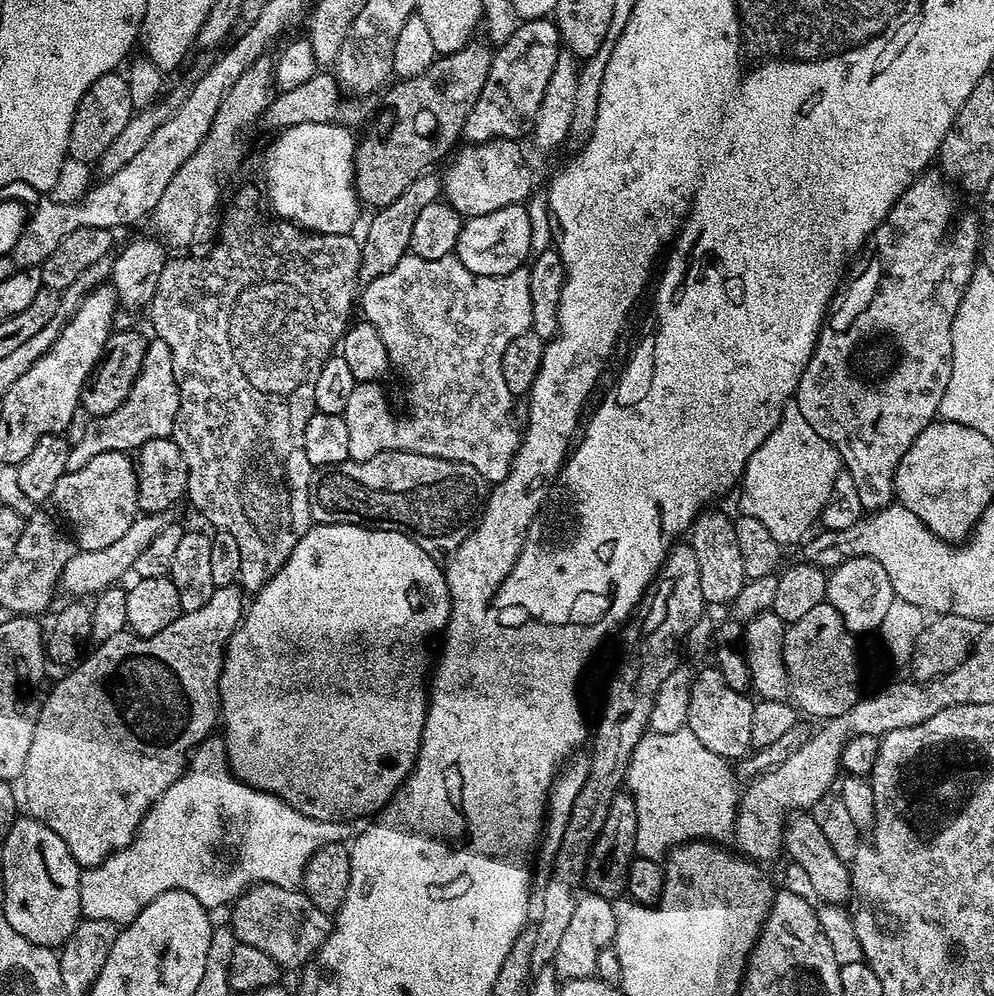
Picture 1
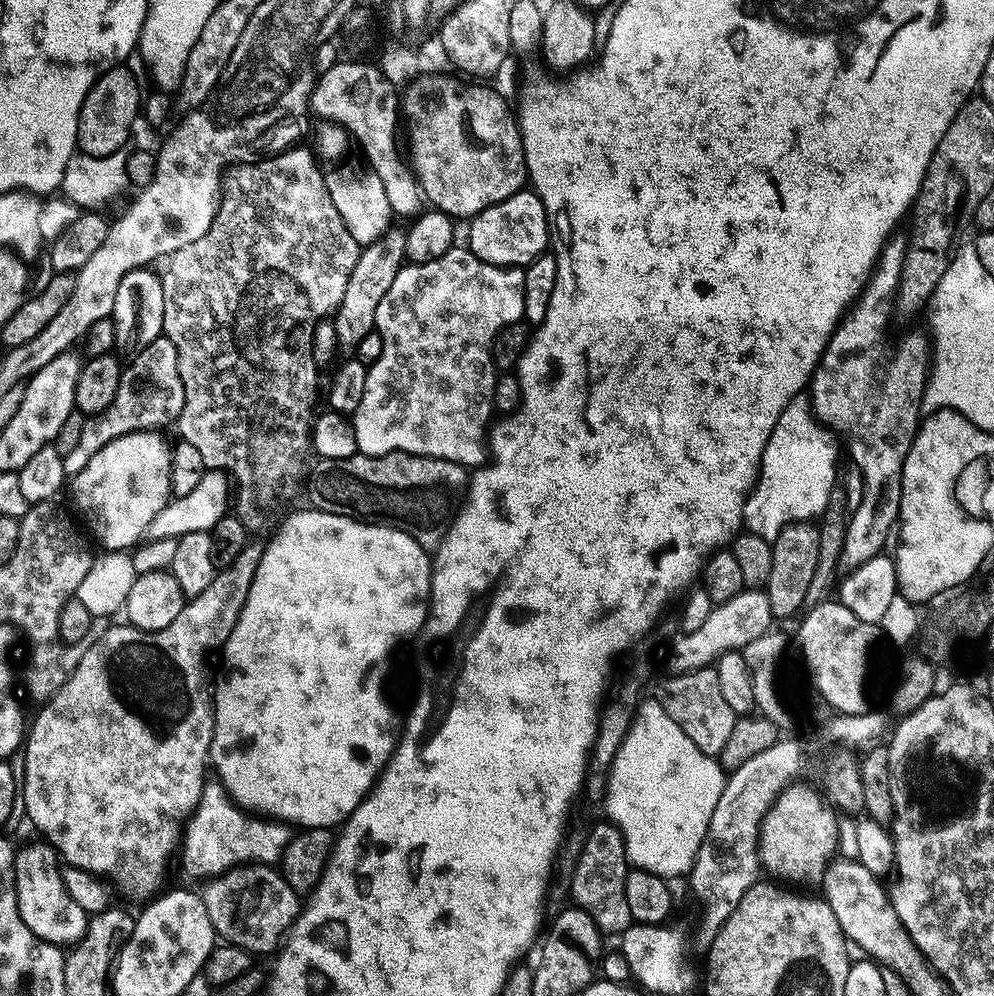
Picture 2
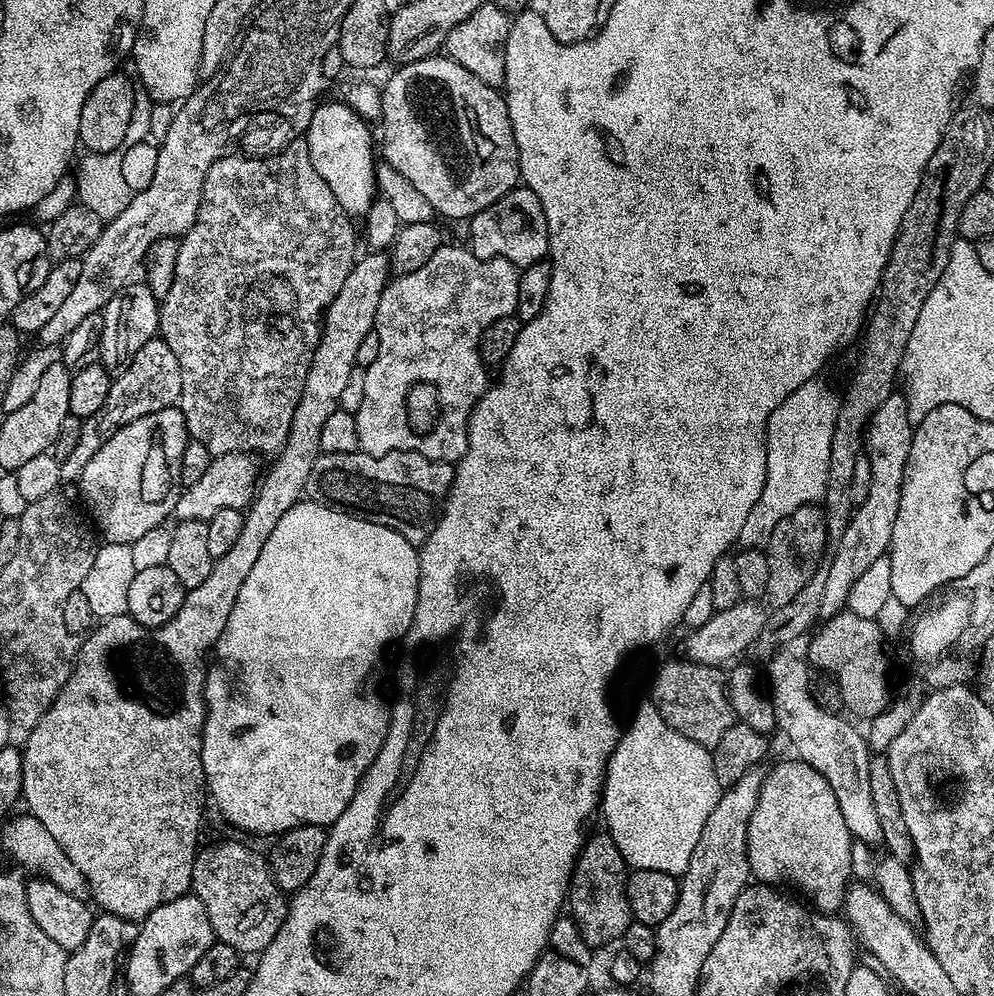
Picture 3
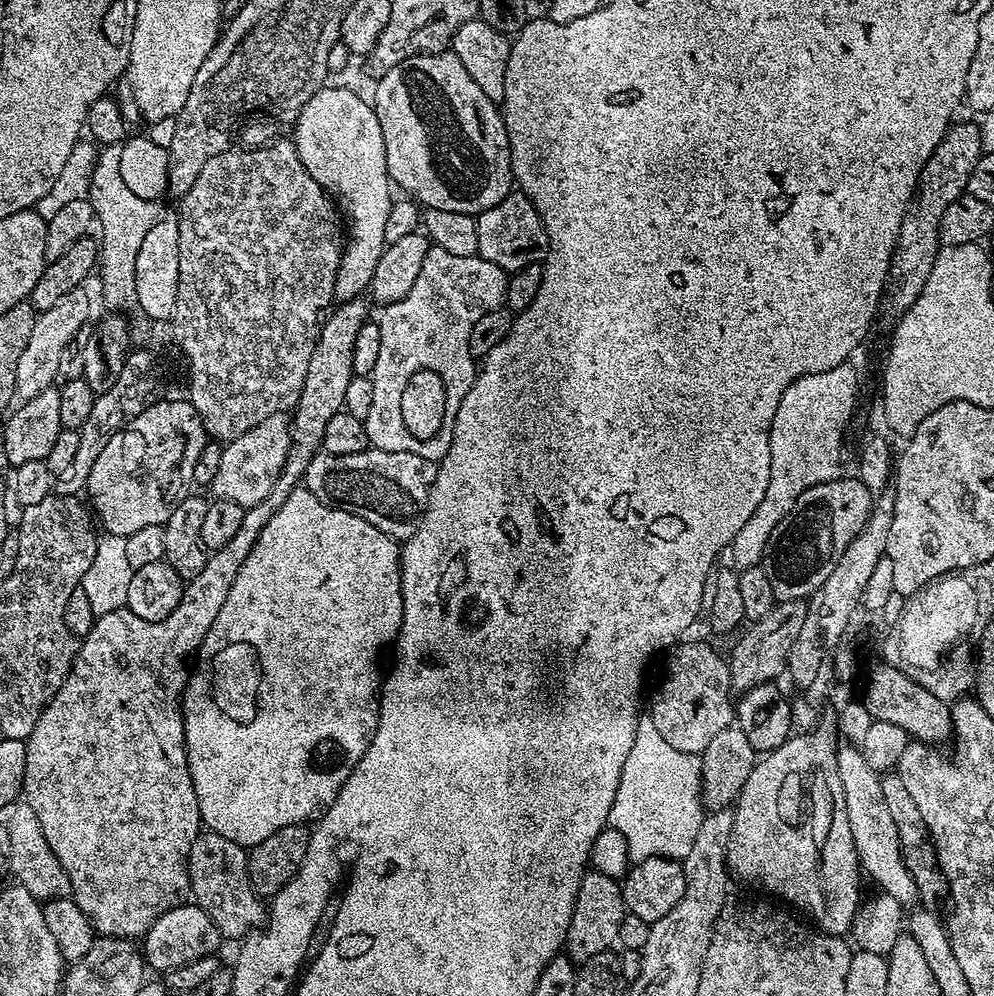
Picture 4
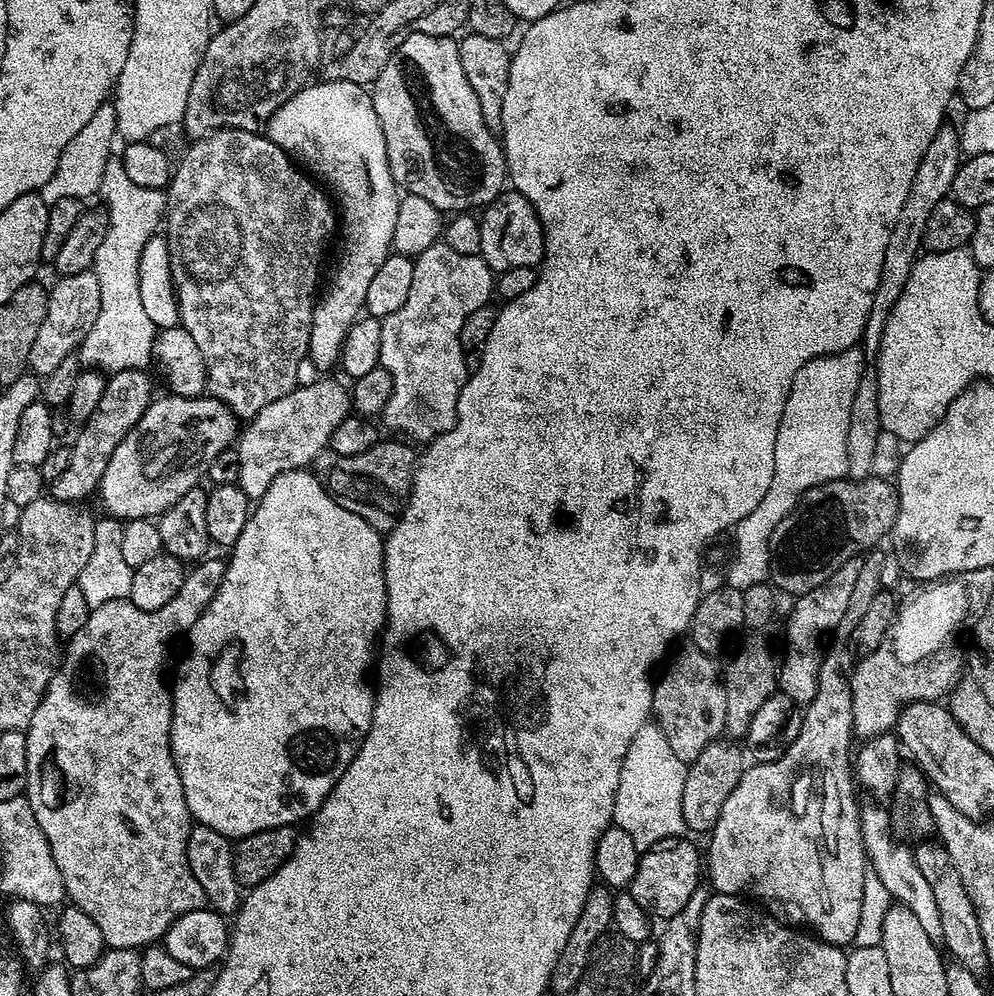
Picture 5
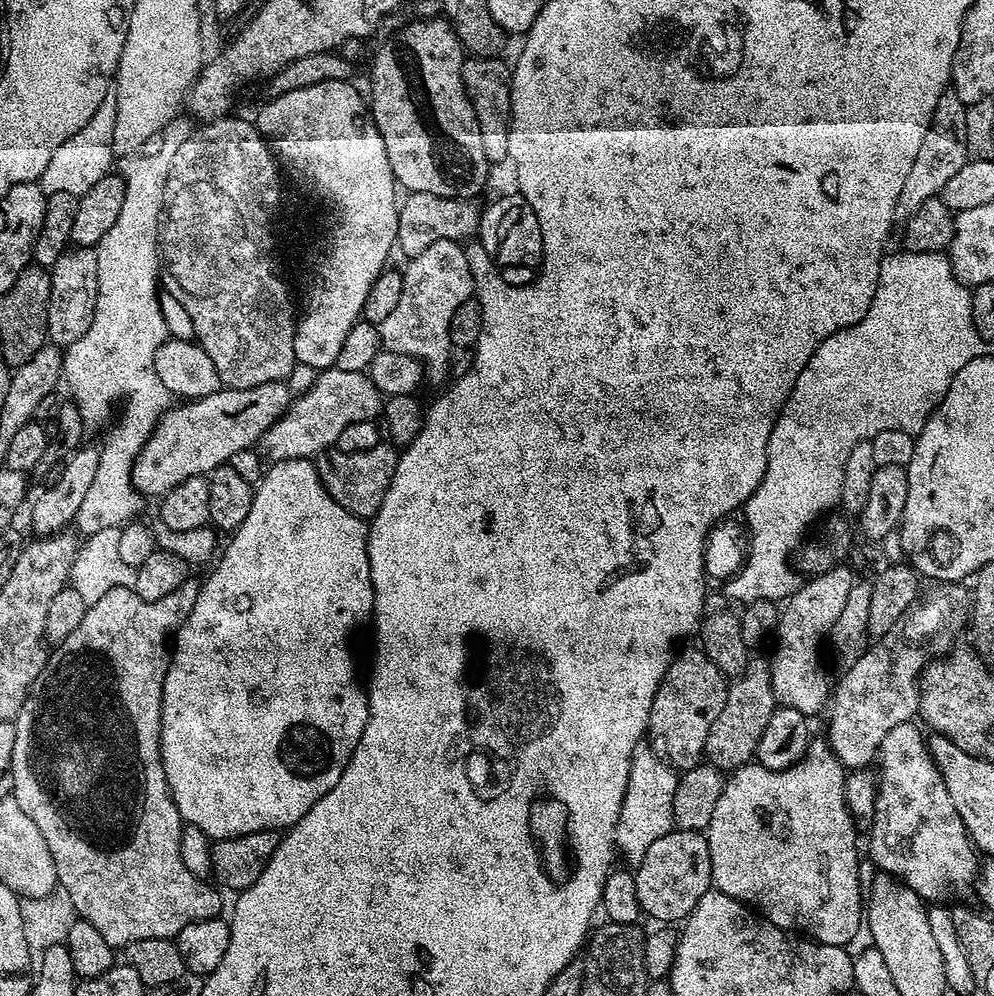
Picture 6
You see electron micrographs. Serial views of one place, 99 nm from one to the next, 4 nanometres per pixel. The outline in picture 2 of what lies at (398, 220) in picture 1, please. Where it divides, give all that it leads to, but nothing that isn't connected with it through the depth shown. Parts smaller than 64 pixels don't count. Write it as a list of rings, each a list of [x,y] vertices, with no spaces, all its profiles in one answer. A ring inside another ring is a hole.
[[[391,226],[374,242],[363,245],[358,262],[354,262],[354,270],[350,270],[350,282],[346,282],[346,294],[342,294],[342,302],[336,307],[332,328],[336,331],[336,340],[342,347],[354,350],[366,334],[370,334],[376,326],[378,302],[382,302],[382,294],[390,290],[394,278],[398,278],[400,269],[406,263],[407,231],[403,227]]]

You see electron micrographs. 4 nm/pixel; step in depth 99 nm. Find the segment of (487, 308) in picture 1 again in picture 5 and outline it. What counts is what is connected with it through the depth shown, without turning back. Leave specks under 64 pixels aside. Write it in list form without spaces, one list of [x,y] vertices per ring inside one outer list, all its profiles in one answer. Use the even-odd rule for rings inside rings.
[[[443,242],[434,243],[426,250],[422,250],[419,256],[415,257],[415,262],[414,279],[406,302],[402,302],[402,306],[394,310],[394,314],[380,320],[382,326],[380,367],[386,369],[392,379],[392,393],[384,407],[382,419],[385,429],[388,427],[396,432],[405,432],[409,436],[405,436],[409,441],[431,442],[446,434],[456,421],[458,394],[470,375],[470,364],[464,361],[466,351],[459,340],[459,335],[466,318],[493,299],[494,273],[483,256],[458,254],[458,250],[450,250],[450,246]]]

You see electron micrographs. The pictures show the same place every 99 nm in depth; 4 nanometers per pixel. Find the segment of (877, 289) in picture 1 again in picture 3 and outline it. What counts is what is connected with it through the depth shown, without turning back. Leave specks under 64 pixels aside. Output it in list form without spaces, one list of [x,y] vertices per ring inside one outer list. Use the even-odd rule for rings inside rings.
[[[890,395],[873,414],[864,434],[863,455],[868,458],[870,482],[862,499],[855,505],[849,525],[846,526],[840,541],[834,544],[830,552],[829,574],[823,591],[821,617],[837,616],[848,608],[848,595],[854,582],[878,558],[888,555],[892,547],[894,518],[898,518],[898,502],[902,498],[902,482],[906,462],[910,458],[910,442],[914,425],[908,421],[908,401],[903,395]]]

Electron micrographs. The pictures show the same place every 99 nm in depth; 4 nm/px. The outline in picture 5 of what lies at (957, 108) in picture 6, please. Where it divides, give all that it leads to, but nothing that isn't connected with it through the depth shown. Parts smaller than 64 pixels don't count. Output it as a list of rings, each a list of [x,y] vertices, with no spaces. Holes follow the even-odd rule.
[[[950,124],[941,128],[922,154],[922,162],[918,162],[918,174],[914,174],[914,182],[910,186],[910,194],[906,194],[906,206],[902,206],[902,214],[898,214],[898,222],[894,222],[894,230],[890,230],[890,243],[886,246],[886,254],[882,262],[882,274],[878,278],[878,290],[874,290],[870,318],[866,322],[866,330],[862,341],[865,357],[875,358],[880,355],[882,334],[886,330],[886,318],[890,318],[890,310],[894,310],[894,302],[906,288],[912,268],[922,255],[924,248],[924,231],[926,222],[930,222],[930,214],[934,214],[934,206],[938,202],[949,199],[954,182],[954,174],[958,174],[962,163],[959,131]]]

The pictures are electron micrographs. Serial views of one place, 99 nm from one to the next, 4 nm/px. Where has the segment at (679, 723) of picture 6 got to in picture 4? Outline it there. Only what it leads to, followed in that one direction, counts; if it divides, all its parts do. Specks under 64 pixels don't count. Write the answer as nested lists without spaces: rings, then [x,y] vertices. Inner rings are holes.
[[[687,640],[667,649],[664,677],[652,696],[650,715],[662,738],[666,738],[674,750],[701,754],[713,737],[733,727],[734,696],[730,691],[728,660],[700,640]]]

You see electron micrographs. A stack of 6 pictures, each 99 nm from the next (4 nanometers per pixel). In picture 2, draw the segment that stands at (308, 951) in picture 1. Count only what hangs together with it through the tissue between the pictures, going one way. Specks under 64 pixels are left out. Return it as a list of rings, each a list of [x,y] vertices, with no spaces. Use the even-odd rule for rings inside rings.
[[[237,865],[207,884],[201,896],[217,935],[252,956],[275,953],[302,911],[299,893],[271,865]]]

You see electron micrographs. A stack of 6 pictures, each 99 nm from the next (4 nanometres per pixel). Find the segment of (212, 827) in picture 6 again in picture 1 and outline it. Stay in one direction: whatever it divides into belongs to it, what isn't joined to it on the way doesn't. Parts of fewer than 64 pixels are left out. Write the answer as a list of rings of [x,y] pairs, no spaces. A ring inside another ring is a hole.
[[[316,524],[309,528],[308,533],[298,542],[298,546],[294,546],[290,558],[280,567],[278,574],[274,574],[274,578],[270,578],[270,582],[266,582],[266,586],[251,597],[250,603],[243,613],[239,628],[228,639],[224,650],[224,668],[220,671],[220,707],[218,712],[222,717],[222,728],[224,724],[222,739],[226,746],[228,765],[232,767],[232,773],[236,775],[237,780],[241,780],[252,788],[257,788],[259,792],[268,792],[270,795],[279,798],[279,800],[285,800],[294,810],[298,810],[315,820],[352,822],[355,816],[369,815],[368,817],[371,817],[391,800],[393,794],[404,783],[404,779],[412,772],[413,765],[416,764],[416,755],[420,749],[420,738],[424,729],[424,714],[428,711],[428,698],[426,695],[426,677],[430,672],[428,639],[431,636],[439,637],[443,633],[444,627],[448,625],[448,615],[452,605],[452,599],[448,593],[448,583],[444,577],[444,568],[441,565],[436,565],[436,560],[437,557],[433,553],[422,550],[422,546],[418,546],[413,540],[406,538],[406,534],[382,530],[375,526],[365,526],[362,524]]]

